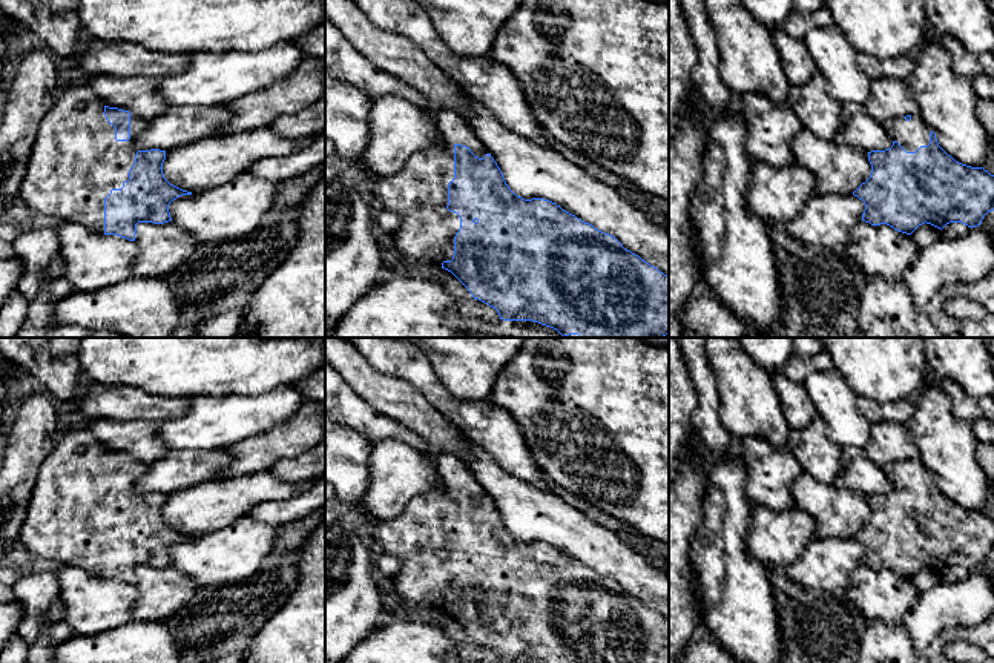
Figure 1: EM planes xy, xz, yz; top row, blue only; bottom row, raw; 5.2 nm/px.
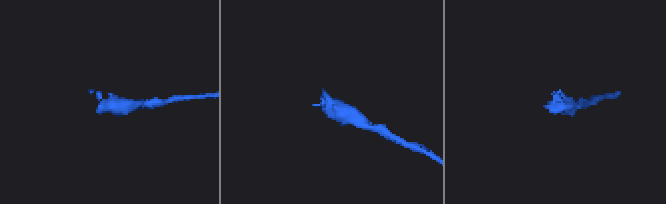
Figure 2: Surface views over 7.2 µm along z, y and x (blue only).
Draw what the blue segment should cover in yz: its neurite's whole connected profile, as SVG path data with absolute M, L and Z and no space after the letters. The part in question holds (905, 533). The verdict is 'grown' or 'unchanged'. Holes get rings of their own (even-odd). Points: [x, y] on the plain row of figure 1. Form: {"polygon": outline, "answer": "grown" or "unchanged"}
{"polygon": "M919 457L882 468L894 485L890 493L868 496L870 522L853 536L865 548L862 565L871 569L887 568L911 579L925 566L940 574L950 566L962 566L973 572L994 554L994 519L983 511L962 508L948 499Z", "answer": "grown"}

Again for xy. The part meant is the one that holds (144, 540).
{"polygon": "M64 431L38 468L18 545L64 566L135 585L138 566L172 565L169 548L192 536L170 528L163 517L166 494L138 494L135 482L147 470L129 454L109 451L89 433Z", "answer": "grown"}

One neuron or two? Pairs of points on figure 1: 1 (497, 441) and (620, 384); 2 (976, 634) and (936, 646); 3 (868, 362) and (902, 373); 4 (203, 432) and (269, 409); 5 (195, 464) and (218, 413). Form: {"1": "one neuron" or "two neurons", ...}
{"1": "two neurons", "2": "one neuron", "3": "one neuron", "4": "one neuron", "5": "two neurons"}

